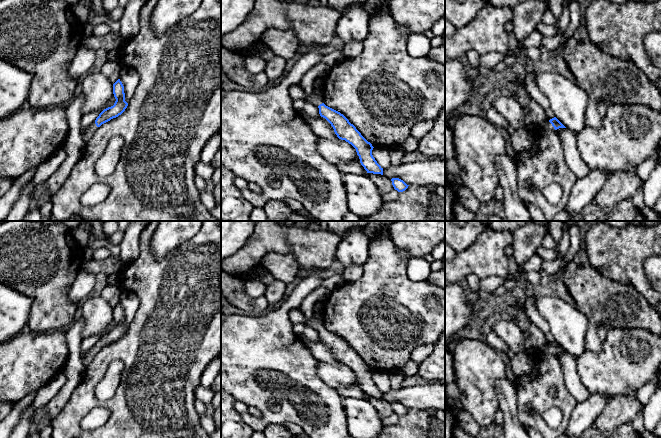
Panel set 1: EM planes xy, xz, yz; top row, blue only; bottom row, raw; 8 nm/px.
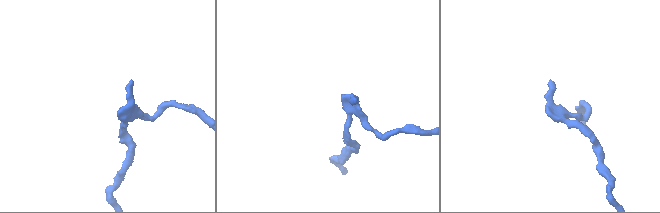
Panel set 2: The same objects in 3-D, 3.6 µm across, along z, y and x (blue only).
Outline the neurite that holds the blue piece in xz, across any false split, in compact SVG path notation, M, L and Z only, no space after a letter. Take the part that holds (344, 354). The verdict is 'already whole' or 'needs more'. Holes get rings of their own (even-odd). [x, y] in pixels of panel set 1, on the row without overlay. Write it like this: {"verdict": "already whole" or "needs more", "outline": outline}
{"verdict": "needs more", "outline": "M319 286L313 290L300 304L298 309L305 315L305 326L315 328L319 332L319 338L333 351L335 358L341 364L351 368L359 380L360 387L367 397L383 399L383 392L372 379L373 370L368 366L356 351L340 336L326 330L323 321L316 317L313 307L318 301L324 301L330 295L330 291Z"}

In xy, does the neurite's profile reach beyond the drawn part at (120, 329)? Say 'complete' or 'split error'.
split error

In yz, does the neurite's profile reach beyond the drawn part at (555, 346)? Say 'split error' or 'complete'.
split error

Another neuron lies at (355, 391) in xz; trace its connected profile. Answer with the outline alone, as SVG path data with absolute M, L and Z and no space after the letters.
M359 386L352 387L338 387L337 393L342 397L351 397L351 398L366 398L367 395Z

